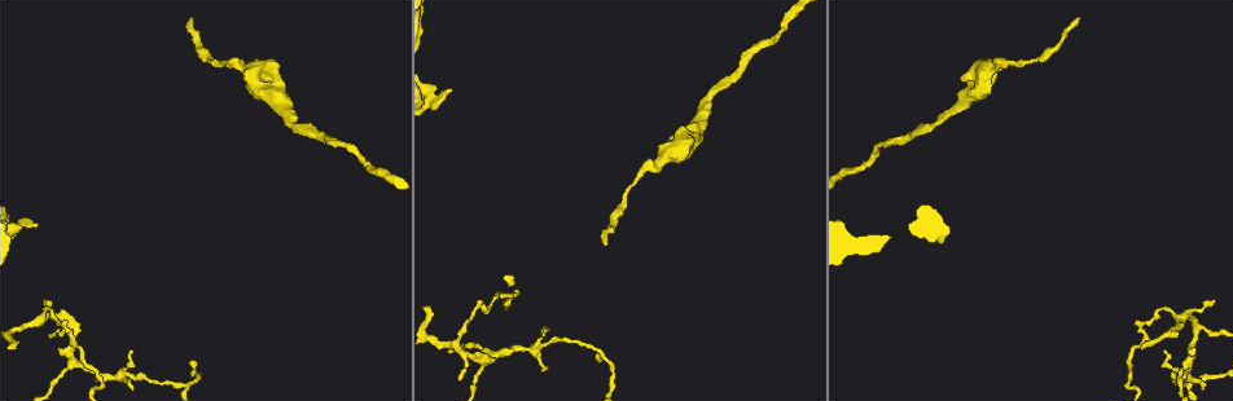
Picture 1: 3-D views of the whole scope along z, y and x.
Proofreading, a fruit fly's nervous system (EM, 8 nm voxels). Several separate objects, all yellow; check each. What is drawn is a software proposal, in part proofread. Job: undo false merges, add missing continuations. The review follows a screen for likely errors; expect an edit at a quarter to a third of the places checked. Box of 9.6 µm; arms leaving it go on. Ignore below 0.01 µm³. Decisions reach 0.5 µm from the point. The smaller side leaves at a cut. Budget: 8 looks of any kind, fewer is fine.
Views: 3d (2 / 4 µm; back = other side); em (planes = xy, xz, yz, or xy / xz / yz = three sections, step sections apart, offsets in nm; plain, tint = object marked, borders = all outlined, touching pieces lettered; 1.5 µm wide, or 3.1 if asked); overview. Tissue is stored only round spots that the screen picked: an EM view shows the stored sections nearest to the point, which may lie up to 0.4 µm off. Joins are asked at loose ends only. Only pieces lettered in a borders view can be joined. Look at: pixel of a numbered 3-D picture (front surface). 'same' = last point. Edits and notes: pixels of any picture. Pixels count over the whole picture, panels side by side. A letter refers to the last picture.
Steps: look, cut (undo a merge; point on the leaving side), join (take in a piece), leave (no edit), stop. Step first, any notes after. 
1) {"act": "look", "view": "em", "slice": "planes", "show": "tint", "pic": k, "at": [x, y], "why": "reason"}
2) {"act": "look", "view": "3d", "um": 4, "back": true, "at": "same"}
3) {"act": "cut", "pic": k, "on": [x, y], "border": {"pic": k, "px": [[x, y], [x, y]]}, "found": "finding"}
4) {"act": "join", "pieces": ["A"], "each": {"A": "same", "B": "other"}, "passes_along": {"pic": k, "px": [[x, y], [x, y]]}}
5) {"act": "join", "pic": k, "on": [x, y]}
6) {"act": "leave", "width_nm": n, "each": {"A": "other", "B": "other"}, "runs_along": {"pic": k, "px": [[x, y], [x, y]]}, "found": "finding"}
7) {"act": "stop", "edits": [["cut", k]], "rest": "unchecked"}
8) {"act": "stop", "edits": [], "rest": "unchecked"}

{"act": "look", "view": "em", "slice": "yz", "step": 8, "show": "tint", "pic": 1, "at": [99, 381], "why": "sharp bend"}

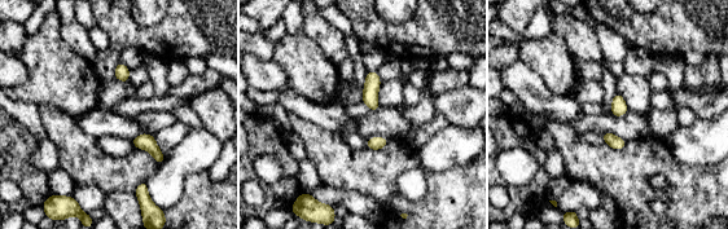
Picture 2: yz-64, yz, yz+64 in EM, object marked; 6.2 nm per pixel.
{"act": "look", "view": "em", "slice": "planes", "show": "tint", "at": "same", "why": "cut it another way"}

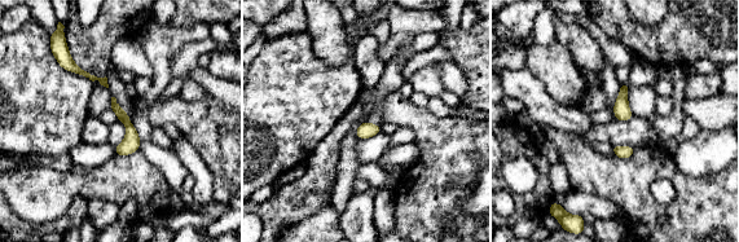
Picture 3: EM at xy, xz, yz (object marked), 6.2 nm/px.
{"act": "look", "view": "em", "slice": "planes", "show": "borders", "at": "same"}

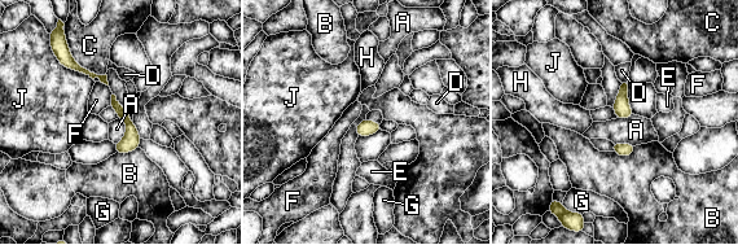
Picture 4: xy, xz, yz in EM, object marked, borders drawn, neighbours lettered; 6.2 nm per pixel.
{"act": "leave", "width_nm": 100, "each": {"A": "other", "B": "other", "C": "other", "D": "other", "E": "other", "F": "other", "G": "other", "H": "other", "J": "other"}, "runs_along": {"pic": 4, "px": [[114, 103], [130, 125], [126, 149]]}, "found": "one neuron here"}

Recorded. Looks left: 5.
{"act": "look", "view": "3d", "um": 4, "pic": 1, "at": [481, 366], "why": "three arms meet"}

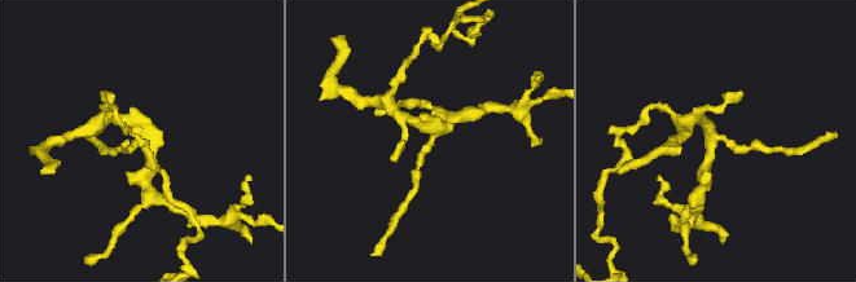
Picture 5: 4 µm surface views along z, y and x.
{"act": "look", "view": "em", "slice": "xz", "step": 8, "show": "tint", "pic": 5, "at": [716, 134], "why": "need the tissue"}

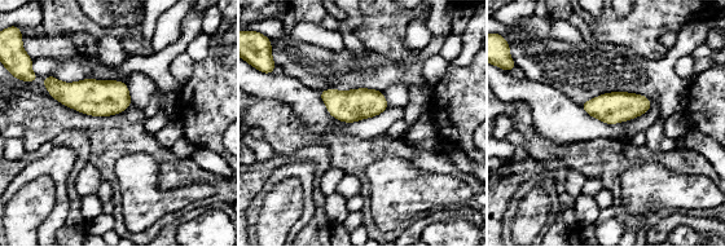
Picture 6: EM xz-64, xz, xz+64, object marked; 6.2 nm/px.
{"act": "look", "view": "em", "slice": "planes", "show": "borders", "at": "same"}

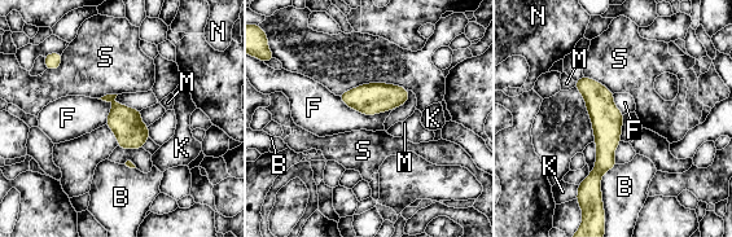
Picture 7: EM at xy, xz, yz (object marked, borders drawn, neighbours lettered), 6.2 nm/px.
{"act": "leave", "width_nm": 190, "each": {"B": "other", "F": "other", "K": "other", "M": "other", "N": "other", "S": "other"}, "found": "one neuron here"}

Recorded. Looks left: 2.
{"act": "stop", "edits": [], "rest": "unchecked"}

